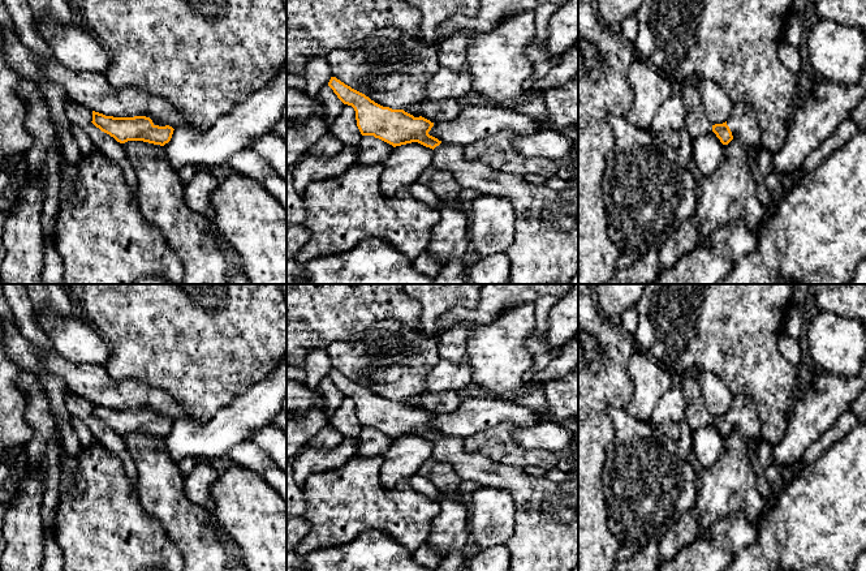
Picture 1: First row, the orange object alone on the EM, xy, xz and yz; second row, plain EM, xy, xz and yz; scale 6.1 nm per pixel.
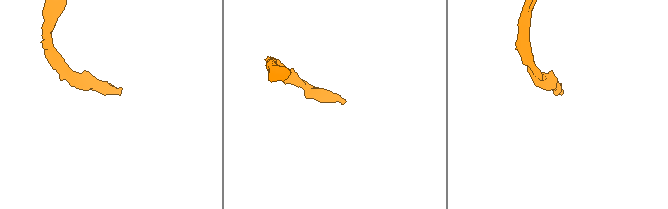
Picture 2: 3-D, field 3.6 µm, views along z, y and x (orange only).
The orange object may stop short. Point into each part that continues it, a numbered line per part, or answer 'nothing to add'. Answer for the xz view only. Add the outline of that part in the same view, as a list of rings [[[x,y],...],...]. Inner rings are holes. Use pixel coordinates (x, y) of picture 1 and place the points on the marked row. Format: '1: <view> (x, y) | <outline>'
1: xz (544, 250) | [[[441,142],[434,150],[432,167],[453,175],[462,188],[507,198],[516,212],[516,232],[505,254],[510,261],[510,284],[569,284],[578,272],[578,186],[552,190],[533,185],[524,176],[500,173],[483,162],[464,156],[464,147]]]

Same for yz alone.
1: yz (742, 121) | [[[734,103],[734,107],[727,120],[733,138],[737,138],[746,146],[761,146],[761,126],[755,111],[745,103]]]

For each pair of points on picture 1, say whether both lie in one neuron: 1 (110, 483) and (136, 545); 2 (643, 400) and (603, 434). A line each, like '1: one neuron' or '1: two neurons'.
1: one neuron
2: two neurons

